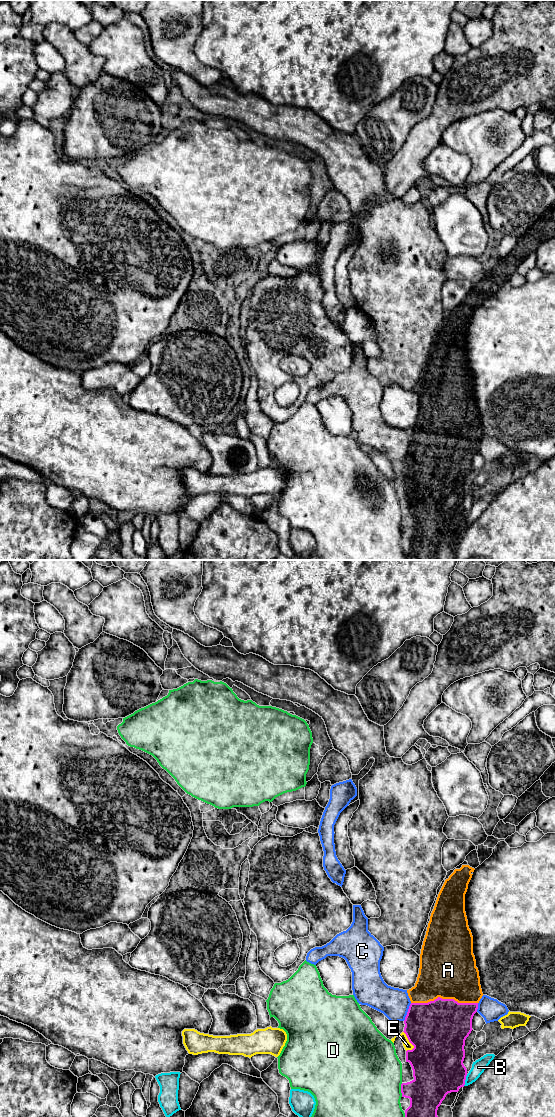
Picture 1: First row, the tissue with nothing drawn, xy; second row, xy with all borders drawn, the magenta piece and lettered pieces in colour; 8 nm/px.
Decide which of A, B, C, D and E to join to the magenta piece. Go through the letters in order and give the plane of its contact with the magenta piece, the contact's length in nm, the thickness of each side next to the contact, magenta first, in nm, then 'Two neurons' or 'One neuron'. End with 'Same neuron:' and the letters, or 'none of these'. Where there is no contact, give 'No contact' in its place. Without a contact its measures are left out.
A: Touches magenta in xy. Shared border 550 nm. Thickness 460 nm (magenta) against 460 nm. One neuron
B: Touches magenta in xy. Shared border 100 nm. Thickness 420 nm (magenta) against 110 nm. Two neurons
C: Touches magenta in xy. Shared border 160 nm. Thickness 420 nm (magenta) against 240 nm. Two neurons
D: Touches magenta in xy. Shared border 110 nm. Thickness 300 nm (magenta) against 480 nm. Two neurons
E: Touches magenta in xy. Shared border 170 nm. Thickness 460 nm (magenta) against 70 nm. Two neurons
Same neuron: A

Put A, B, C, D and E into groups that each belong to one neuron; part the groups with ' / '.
A / B / C / D / E

